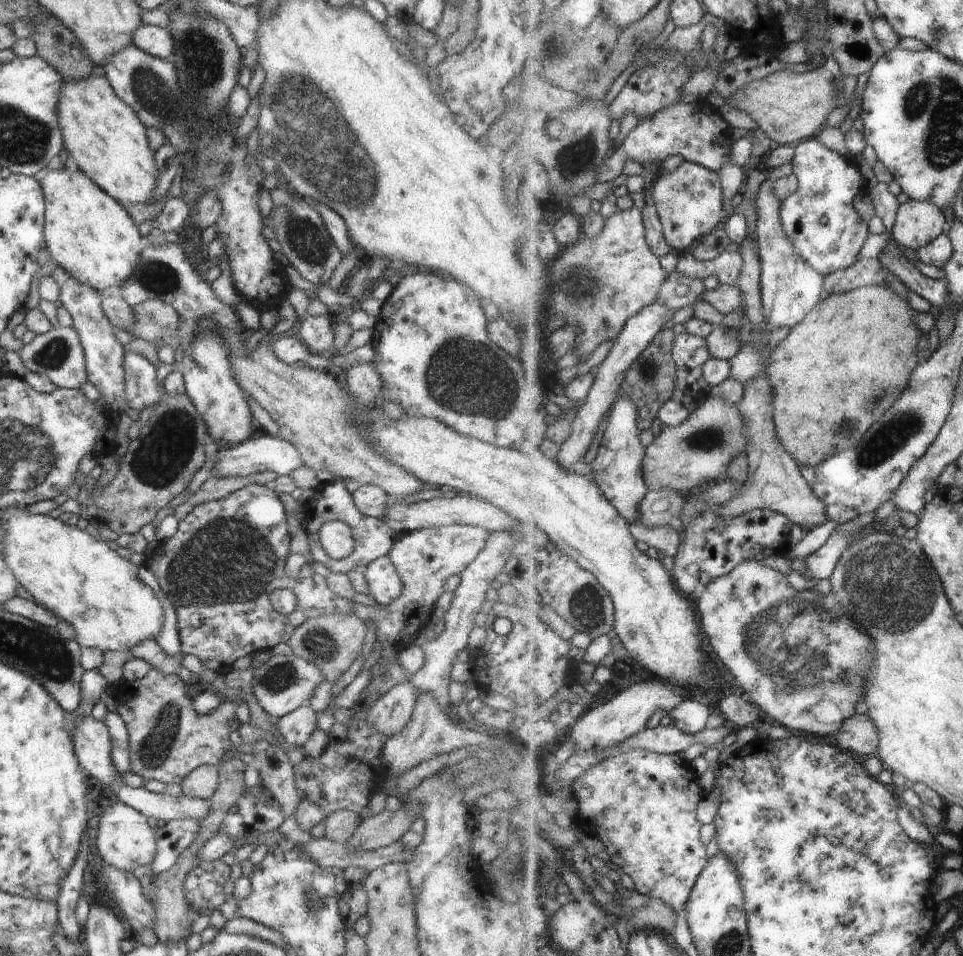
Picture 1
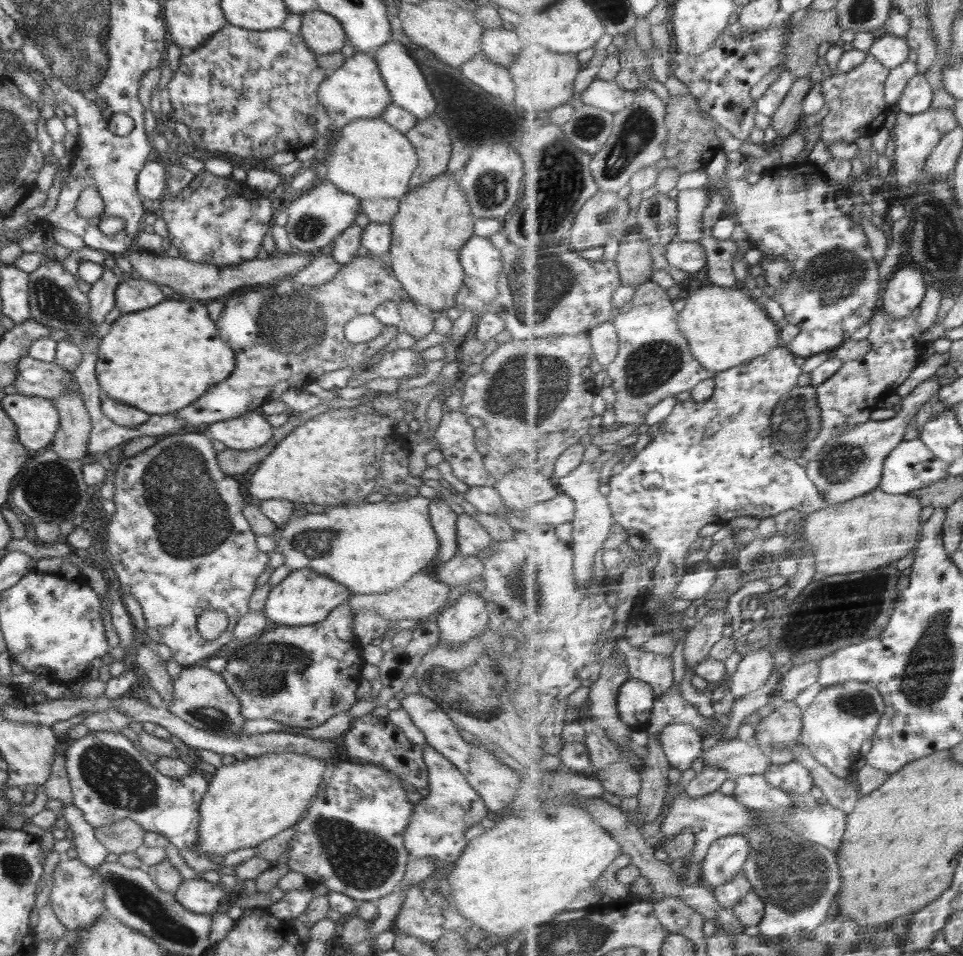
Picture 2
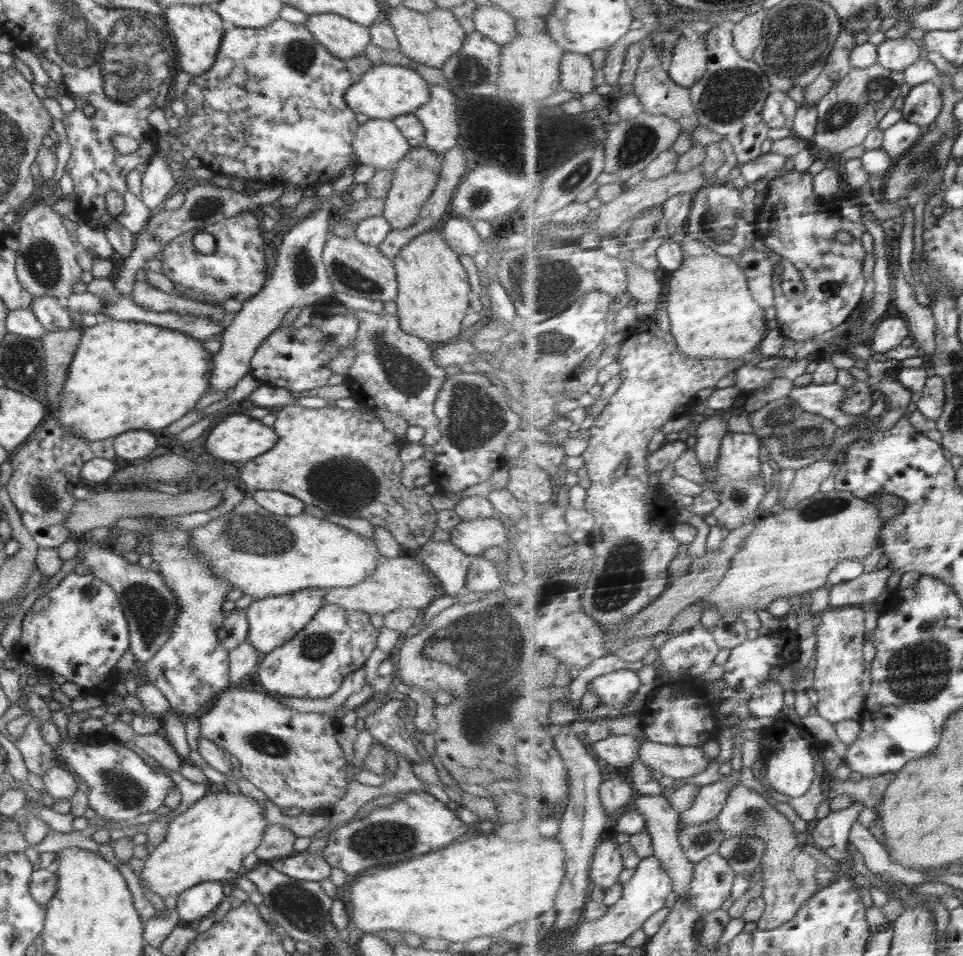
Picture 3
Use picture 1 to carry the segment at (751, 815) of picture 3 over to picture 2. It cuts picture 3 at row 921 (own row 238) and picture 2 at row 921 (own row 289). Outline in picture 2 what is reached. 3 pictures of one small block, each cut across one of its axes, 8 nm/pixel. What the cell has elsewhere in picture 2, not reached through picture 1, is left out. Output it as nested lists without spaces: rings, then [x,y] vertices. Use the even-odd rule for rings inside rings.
[[[765,774],[746,775],[735,781],[735,797],[752,810],[766,814],[764,821],[744,834],[752,844],[751,856],[744,871],[754,891],[767,905],[766,917],[759,924],[761,933],[771,938],[782,934],[800,934],[804,930],[814,932],[836,912],[834,902],[844,886],[837,853],[807,839],[786,823],[797,808],[796,802],[789,792],[772,786]]]

